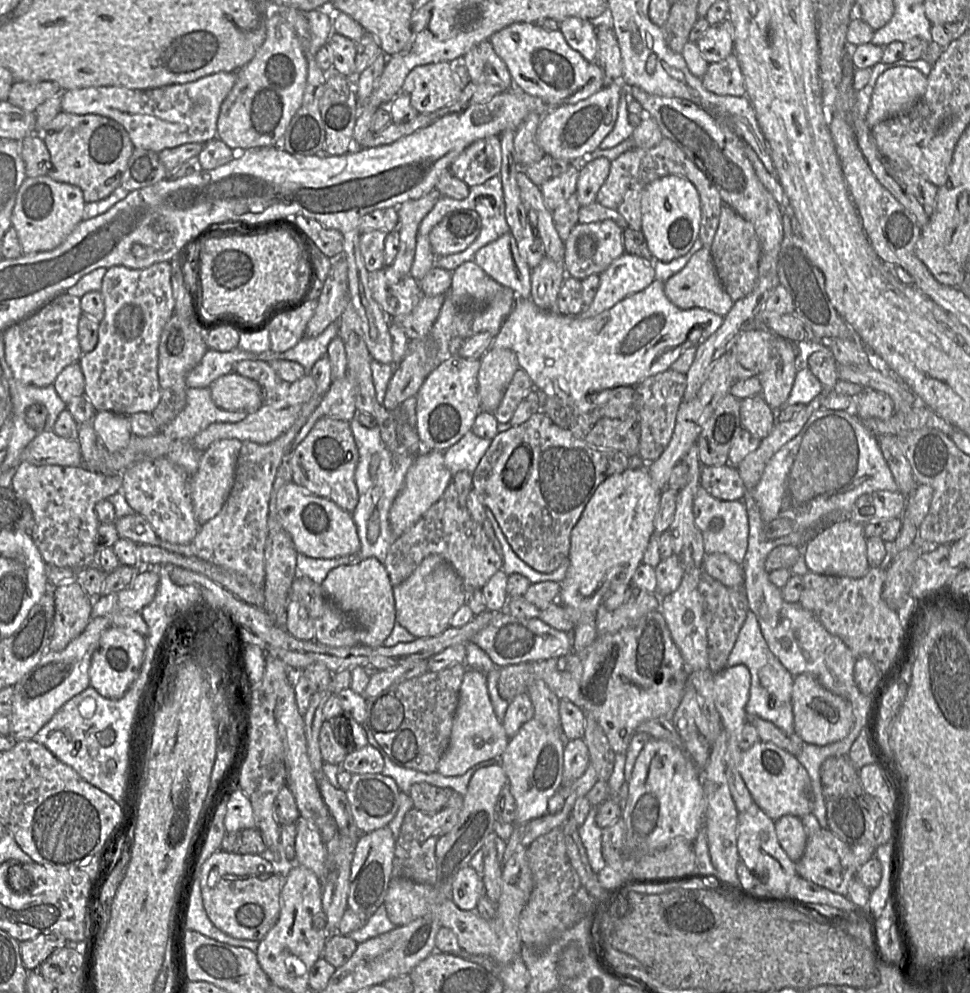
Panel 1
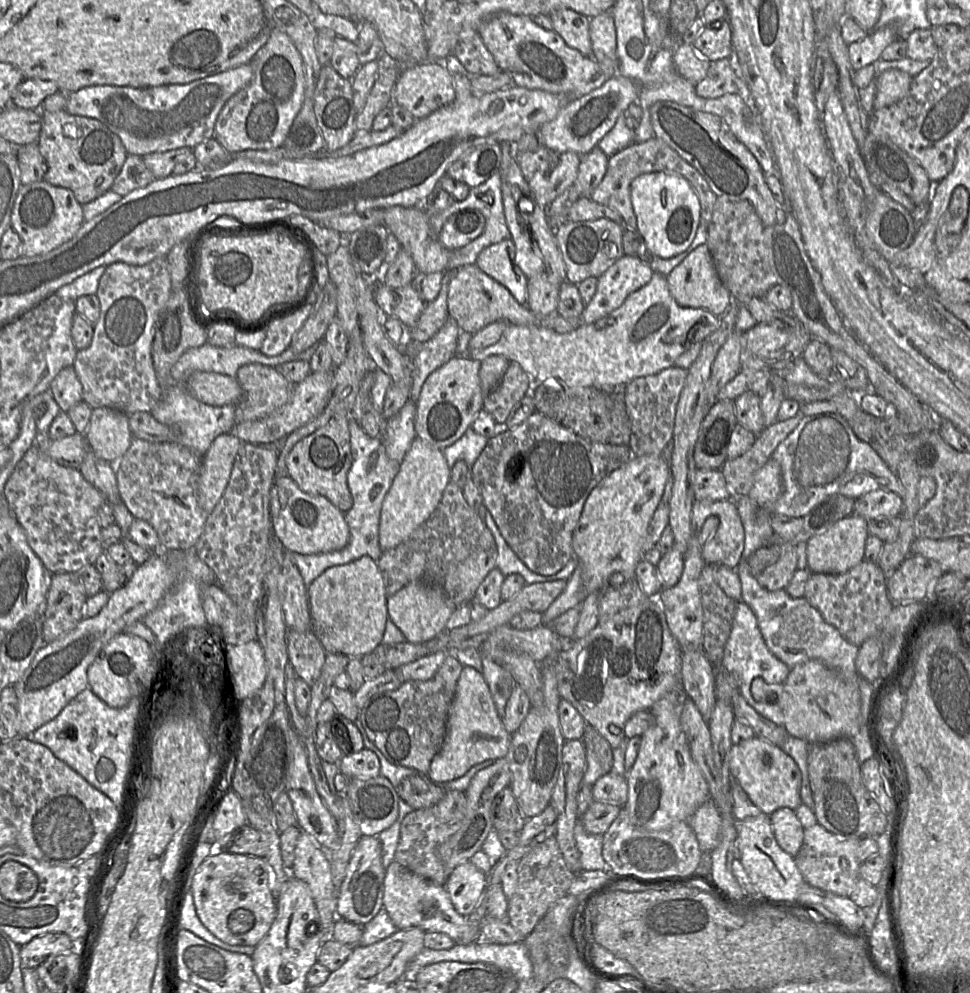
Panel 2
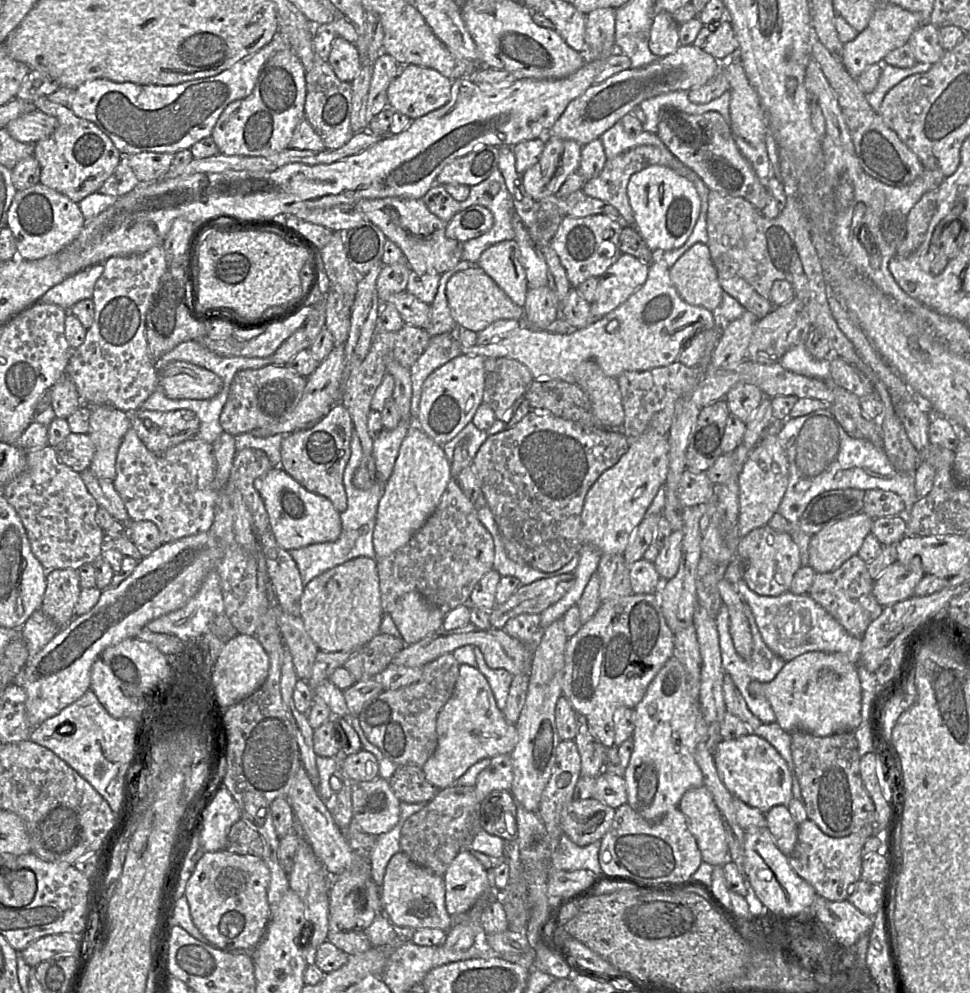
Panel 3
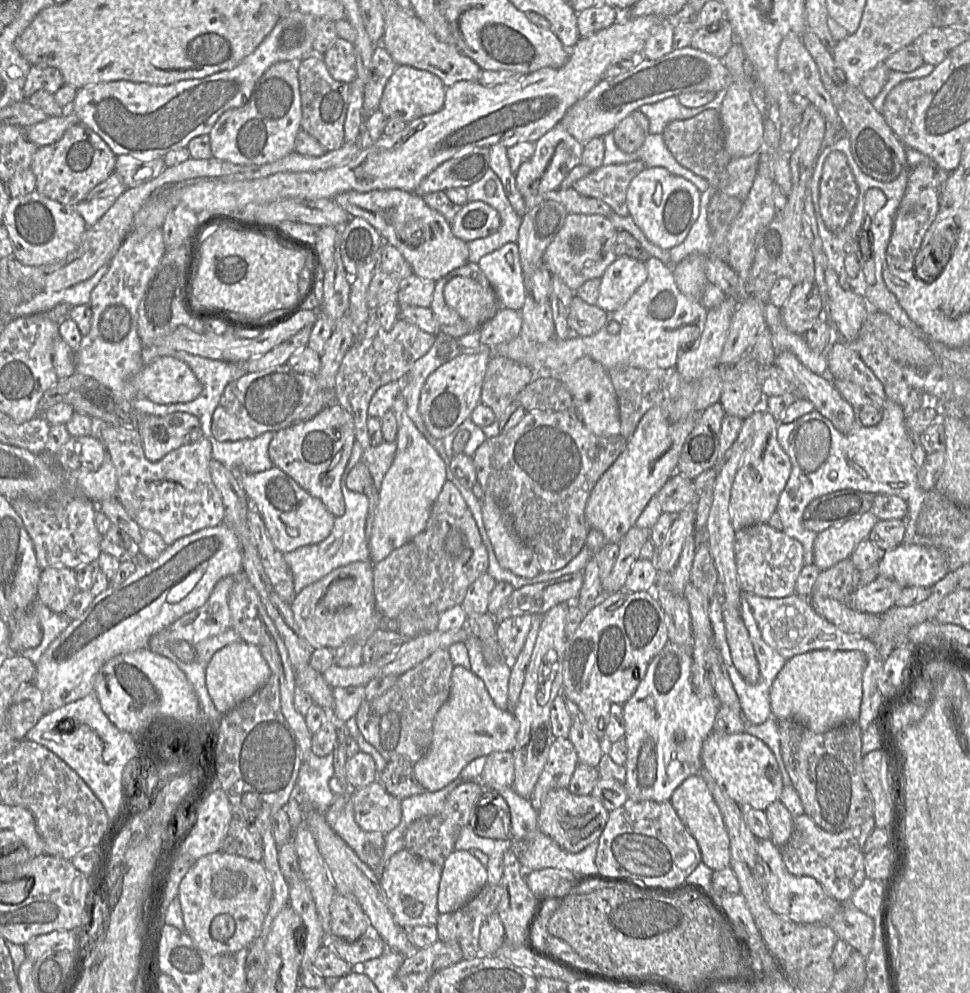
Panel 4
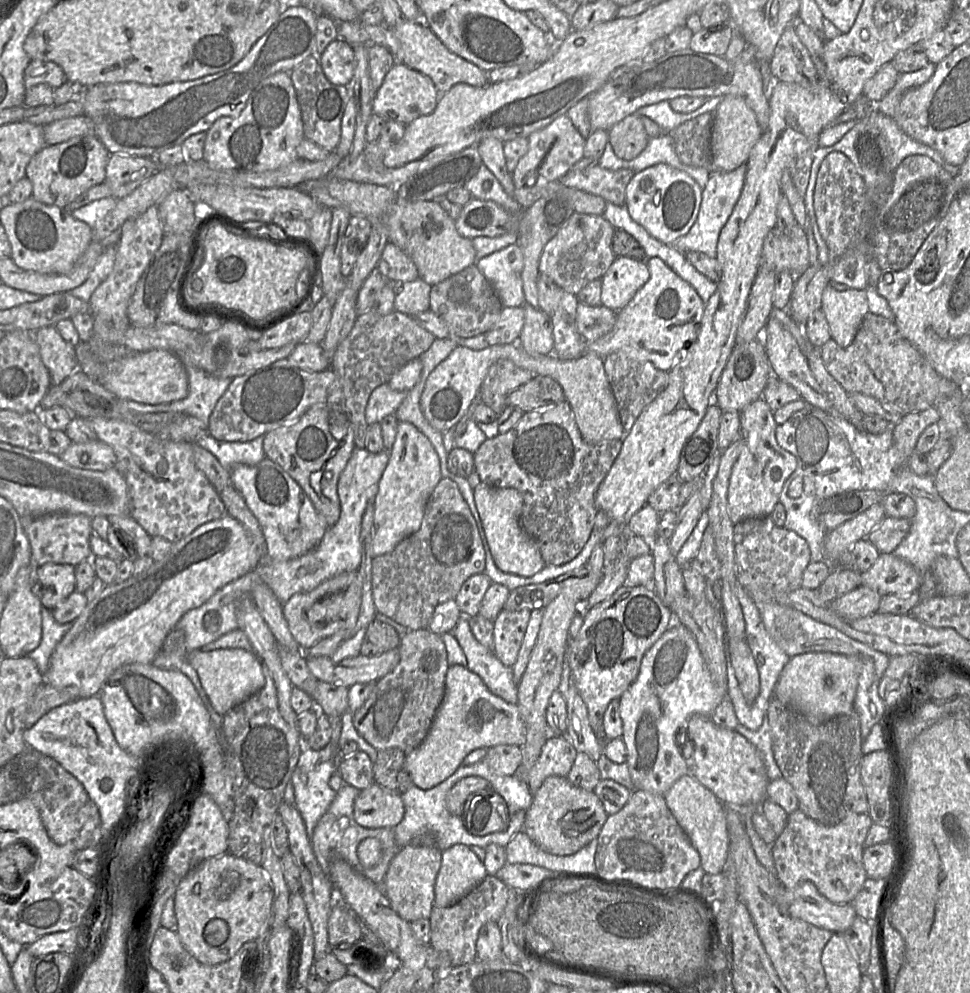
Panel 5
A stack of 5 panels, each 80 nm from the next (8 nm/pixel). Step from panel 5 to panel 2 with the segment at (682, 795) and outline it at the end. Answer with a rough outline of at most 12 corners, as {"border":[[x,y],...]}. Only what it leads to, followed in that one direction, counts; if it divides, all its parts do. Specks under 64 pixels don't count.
{"border":[[712,799],[689,818],[699,846],[719,844],[721,817]]}

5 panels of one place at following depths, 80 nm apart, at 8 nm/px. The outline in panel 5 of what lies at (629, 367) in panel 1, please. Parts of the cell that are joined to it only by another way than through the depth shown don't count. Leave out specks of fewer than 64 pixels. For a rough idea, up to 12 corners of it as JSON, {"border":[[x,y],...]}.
{"border":[[662,259],[587,352],[668,371],[705,303]]}

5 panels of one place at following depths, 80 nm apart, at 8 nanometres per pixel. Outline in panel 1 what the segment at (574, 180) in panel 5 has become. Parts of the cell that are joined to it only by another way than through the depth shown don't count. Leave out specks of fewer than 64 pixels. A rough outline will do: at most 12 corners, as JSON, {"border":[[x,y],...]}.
{"border":[[672,140],[611,161],[596,201],[641,230],[641,198],[667,175],[686,178],[701,205],[699,239],[710,249],[724,203]]}

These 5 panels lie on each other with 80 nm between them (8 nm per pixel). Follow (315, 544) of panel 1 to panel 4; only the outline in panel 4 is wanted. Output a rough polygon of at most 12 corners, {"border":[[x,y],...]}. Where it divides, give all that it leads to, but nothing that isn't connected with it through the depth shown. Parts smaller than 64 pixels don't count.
{"border":[[278,467],[241,477],[279,551],[325,540],[335,517]]}

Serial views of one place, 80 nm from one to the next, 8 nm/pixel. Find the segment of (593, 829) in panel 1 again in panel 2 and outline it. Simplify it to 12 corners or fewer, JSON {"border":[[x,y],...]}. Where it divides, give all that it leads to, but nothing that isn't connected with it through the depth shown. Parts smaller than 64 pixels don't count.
{"border":[[578,821],[574,837],[581,870],[608,870],[603,835],[587,833]]}

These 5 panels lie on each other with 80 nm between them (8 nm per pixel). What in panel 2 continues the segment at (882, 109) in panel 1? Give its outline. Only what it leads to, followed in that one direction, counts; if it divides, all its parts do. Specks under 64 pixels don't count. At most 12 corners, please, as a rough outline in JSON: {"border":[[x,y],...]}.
{"border":[[892,68],[878,78],[874,110],[909,91],[912,76]]}

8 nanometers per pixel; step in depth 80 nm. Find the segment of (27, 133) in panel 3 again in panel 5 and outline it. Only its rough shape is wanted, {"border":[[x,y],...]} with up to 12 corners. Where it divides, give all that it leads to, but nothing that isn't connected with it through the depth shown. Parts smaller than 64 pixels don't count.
{"border":[[85,115],[44,125],[46,145],[94,134],[94,122]]}

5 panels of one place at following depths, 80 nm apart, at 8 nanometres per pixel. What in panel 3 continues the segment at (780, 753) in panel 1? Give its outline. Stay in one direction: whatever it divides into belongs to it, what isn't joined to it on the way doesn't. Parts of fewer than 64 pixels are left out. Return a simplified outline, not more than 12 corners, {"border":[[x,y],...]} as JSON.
{"border":[[754,734],[713,758],[733,797],[766,814],[793,798],[793,773]]}

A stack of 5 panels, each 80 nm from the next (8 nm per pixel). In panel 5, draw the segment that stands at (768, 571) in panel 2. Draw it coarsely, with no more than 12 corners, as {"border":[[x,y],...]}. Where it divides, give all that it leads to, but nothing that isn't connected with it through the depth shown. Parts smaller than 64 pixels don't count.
{"border":[[770,515],[734,524],[737,581],[754,602],[801,587],[808,544]]}

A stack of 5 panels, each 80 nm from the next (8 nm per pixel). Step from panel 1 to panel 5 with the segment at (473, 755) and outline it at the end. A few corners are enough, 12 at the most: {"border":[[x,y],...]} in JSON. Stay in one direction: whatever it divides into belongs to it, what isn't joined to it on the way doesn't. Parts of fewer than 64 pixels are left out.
{"border":[[454,665],[426,738],[405,753],[429,790],[471,751],[521,746],[517,705]]}

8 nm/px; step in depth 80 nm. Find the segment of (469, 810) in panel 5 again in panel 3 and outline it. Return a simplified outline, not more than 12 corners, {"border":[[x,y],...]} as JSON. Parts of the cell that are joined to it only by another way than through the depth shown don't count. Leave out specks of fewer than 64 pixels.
{"border":[[493,791],[479,804],[482,830],[516,840],[517,802]]}

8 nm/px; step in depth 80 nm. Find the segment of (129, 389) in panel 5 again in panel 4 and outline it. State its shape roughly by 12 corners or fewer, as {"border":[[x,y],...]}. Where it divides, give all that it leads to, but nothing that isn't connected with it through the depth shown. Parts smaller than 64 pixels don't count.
{"border":[[161,356],[132,378],[136,398],[195,400],[203,386],[184,362]]}

